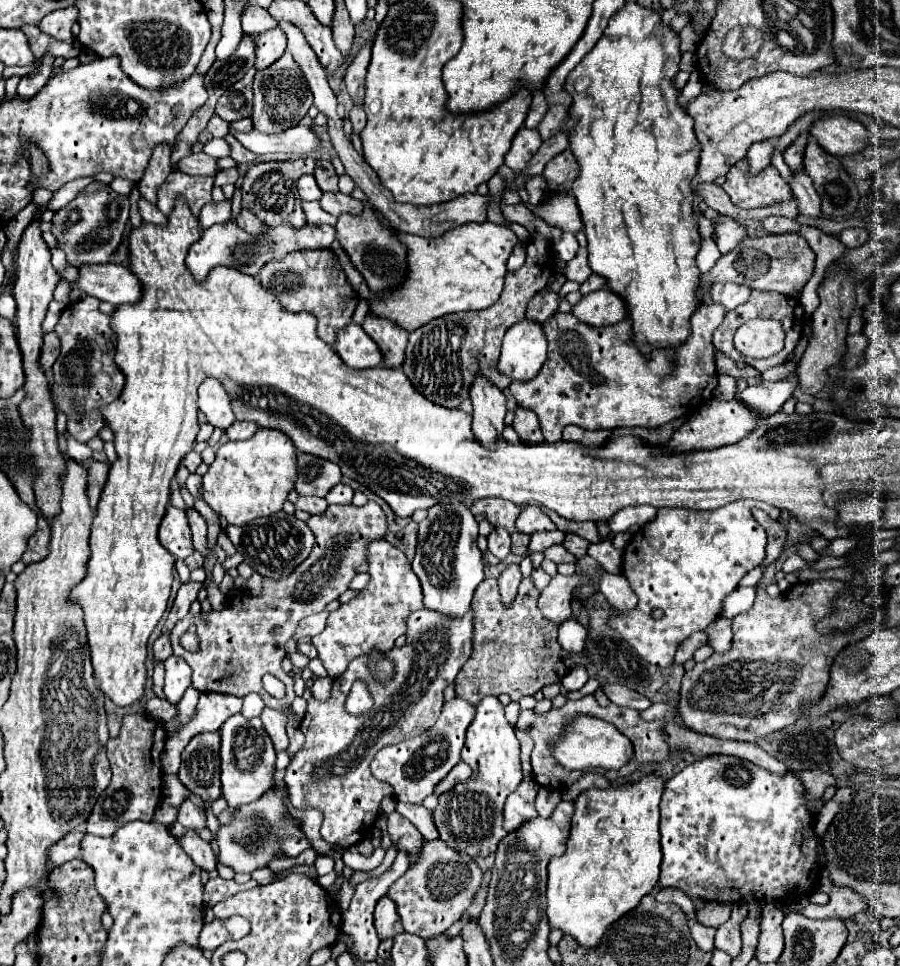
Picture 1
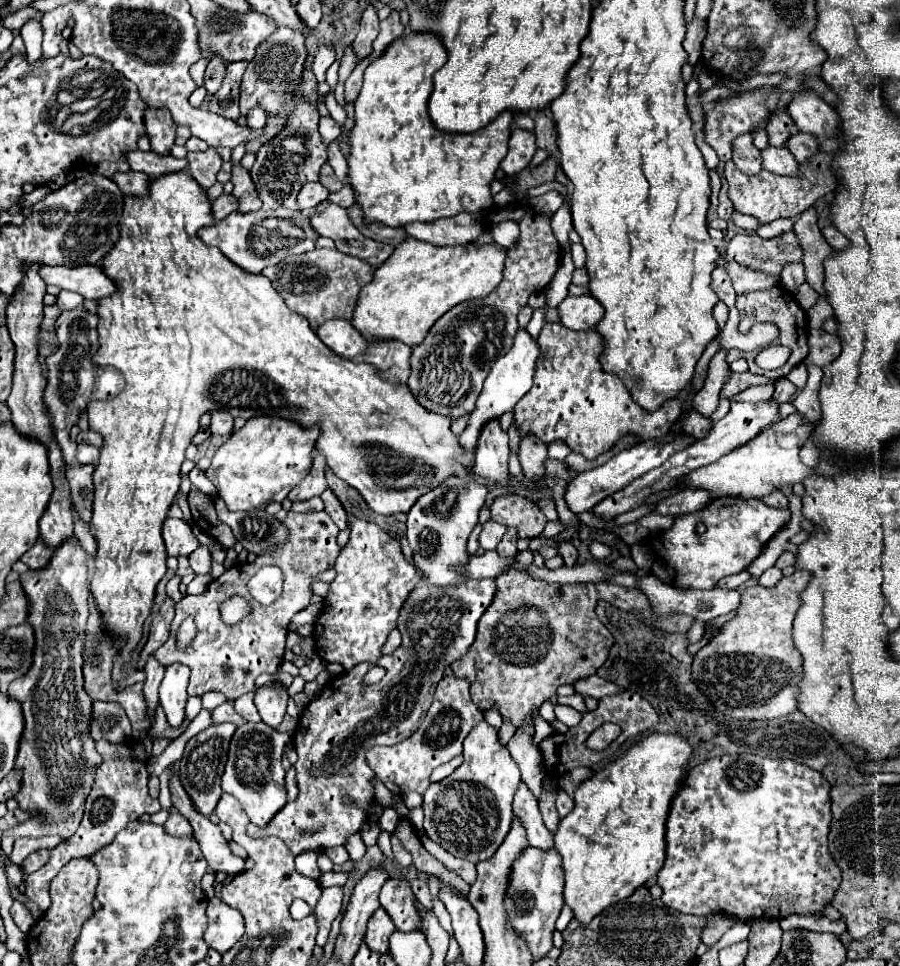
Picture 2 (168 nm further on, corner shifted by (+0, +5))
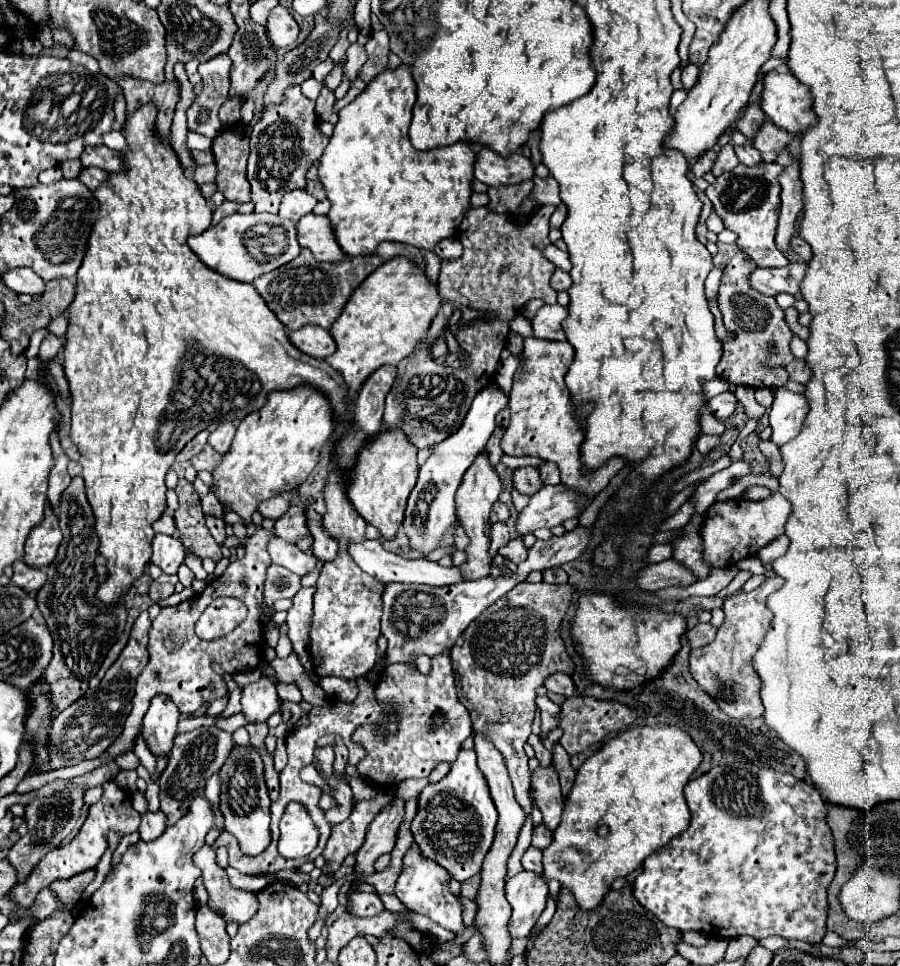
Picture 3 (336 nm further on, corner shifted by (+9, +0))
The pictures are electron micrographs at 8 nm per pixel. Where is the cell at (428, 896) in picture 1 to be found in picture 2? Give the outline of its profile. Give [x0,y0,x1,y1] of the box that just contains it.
[379,879,423,931]

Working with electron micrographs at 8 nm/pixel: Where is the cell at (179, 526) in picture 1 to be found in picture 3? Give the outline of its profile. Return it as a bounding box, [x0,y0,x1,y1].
[150,534,186,574]

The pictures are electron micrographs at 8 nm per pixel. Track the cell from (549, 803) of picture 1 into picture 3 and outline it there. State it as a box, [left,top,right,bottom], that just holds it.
[532,824,552,850]

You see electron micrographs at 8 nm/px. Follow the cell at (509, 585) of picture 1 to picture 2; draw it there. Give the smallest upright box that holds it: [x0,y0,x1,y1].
[497,529,519,557]

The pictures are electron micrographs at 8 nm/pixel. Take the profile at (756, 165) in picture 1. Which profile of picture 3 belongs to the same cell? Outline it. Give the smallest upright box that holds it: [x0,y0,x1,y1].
[712,144,738,176]

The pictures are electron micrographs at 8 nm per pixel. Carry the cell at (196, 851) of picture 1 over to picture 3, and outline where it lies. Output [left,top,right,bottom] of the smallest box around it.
[138,812,166,842]

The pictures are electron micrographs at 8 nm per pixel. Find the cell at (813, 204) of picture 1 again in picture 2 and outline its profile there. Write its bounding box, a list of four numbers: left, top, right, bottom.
[761,147,801,177]

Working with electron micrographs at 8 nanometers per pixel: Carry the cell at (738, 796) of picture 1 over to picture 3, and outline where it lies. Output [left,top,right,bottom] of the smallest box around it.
[634,764,836,944]

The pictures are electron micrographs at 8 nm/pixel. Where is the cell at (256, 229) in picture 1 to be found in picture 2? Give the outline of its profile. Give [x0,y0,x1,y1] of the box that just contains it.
[231,165,261,213]

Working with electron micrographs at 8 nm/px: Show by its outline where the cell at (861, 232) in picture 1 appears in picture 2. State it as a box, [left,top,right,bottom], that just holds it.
[823,225,851,249]

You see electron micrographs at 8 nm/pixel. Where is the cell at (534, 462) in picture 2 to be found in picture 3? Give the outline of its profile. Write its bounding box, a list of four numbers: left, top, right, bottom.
[512,468,544,494]

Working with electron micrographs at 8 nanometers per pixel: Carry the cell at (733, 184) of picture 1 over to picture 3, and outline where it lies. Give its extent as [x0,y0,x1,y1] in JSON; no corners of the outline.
[706,162,788,268]

